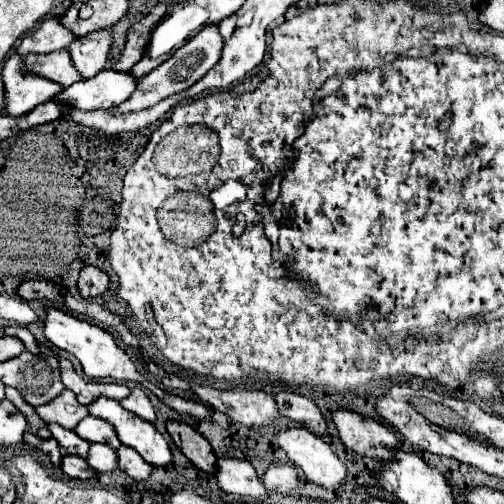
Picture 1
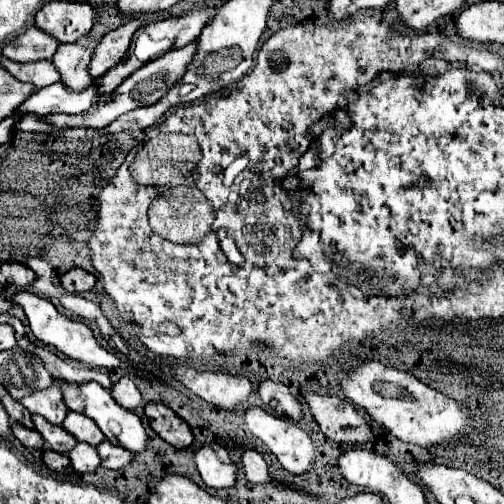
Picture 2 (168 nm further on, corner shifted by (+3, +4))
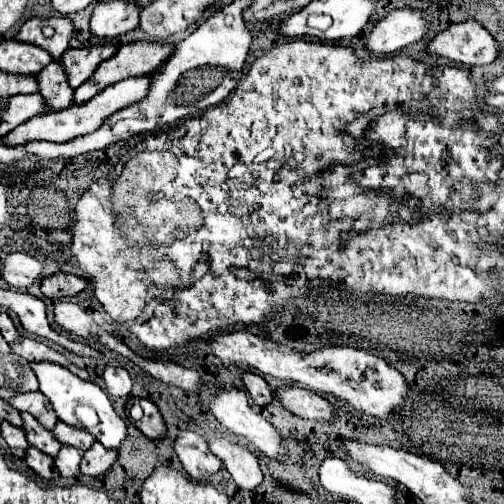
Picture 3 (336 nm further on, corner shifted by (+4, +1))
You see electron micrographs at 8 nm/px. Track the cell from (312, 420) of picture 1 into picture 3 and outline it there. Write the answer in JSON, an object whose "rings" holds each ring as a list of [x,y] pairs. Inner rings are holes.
{"rings":[[[244,373],[242,379],[244,379],[244,385],[246,385],[246,389],[248,389],[248,393],[250,393],[250,397],[254,399],[256,405],[266,407],[274,401],[274,391],[270,389],[270,385],[260,375]]]}

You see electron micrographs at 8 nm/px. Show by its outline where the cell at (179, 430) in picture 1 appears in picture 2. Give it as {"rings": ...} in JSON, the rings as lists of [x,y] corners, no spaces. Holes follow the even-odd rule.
{"rings":[[[159,402],[145,404],[145,416],[157,436],[175,448],[187,448],[193,442],[191,428],[171,408]]]}

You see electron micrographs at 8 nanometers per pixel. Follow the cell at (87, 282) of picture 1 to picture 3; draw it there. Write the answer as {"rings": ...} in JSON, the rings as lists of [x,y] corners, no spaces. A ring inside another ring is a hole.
{"rings":[[[54,273],[42,279],[42,293],[50,299],[74,297],[86,289],[86,279],[76,277],[72,273]]]}

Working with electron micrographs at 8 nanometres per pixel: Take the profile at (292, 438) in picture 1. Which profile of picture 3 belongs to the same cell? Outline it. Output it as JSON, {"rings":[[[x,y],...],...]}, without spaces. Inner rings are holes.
{"rings":[[[220,391],[212,397],[210,409],[226,429],[246,437],[266,457],[280,461],[284,455],[288,455],[288,447],[284,445],[280,431],[250,407],[244,391]]]}

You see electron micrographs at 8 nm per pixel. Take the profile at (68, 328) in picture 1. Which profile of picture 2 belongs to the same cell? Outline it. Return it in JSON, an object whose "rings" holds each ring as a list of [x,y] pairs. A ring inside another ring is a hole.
{"rings":[[[17,290],[15,294],[9,296],[9,302],[19,304],[19,306],[23,308],[23,312],[27,314],[29,328],[31,328],[33,336],[35,336],[37,340],[41,340],[43,344],[51,344],[51,346],[55,346],[59,352],[63,352],[65,356],[69,356],[69,358],[73,358],[73,360],[79,360],[79,362],[83,362],[83,364],[89,364],[89,366],[93,366],[93,368],[107,368],[107,370],[121,368],[121,362],[119,362],[113,354],[109,354],[105,348],[101,348],[101,346],[97,344],[93,332],[91,332],[85,324],[75,322],[75,320],[69,320],[67,316],[59,314],[49,300],[33,294],[33,292],[27,292],[27,290]]]}

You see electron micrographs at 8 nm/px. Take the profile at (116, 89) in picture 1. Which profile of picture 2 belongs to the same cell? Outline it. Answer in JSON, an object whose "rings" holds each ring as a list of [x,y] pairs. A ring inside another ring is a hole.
{"rings":[[[61,82],[45,86],[41,90],[35,90],[17,110],[15,114],[27,116],[27,114],[53,114],[53,112],[63,112],[63,114],[79,114],[89,110],[93,102],[97,102],[99,94],[95,86],[89,86],[89,90],[83,90],[81,94],[73,94],[71,90],[65,90]]]}

